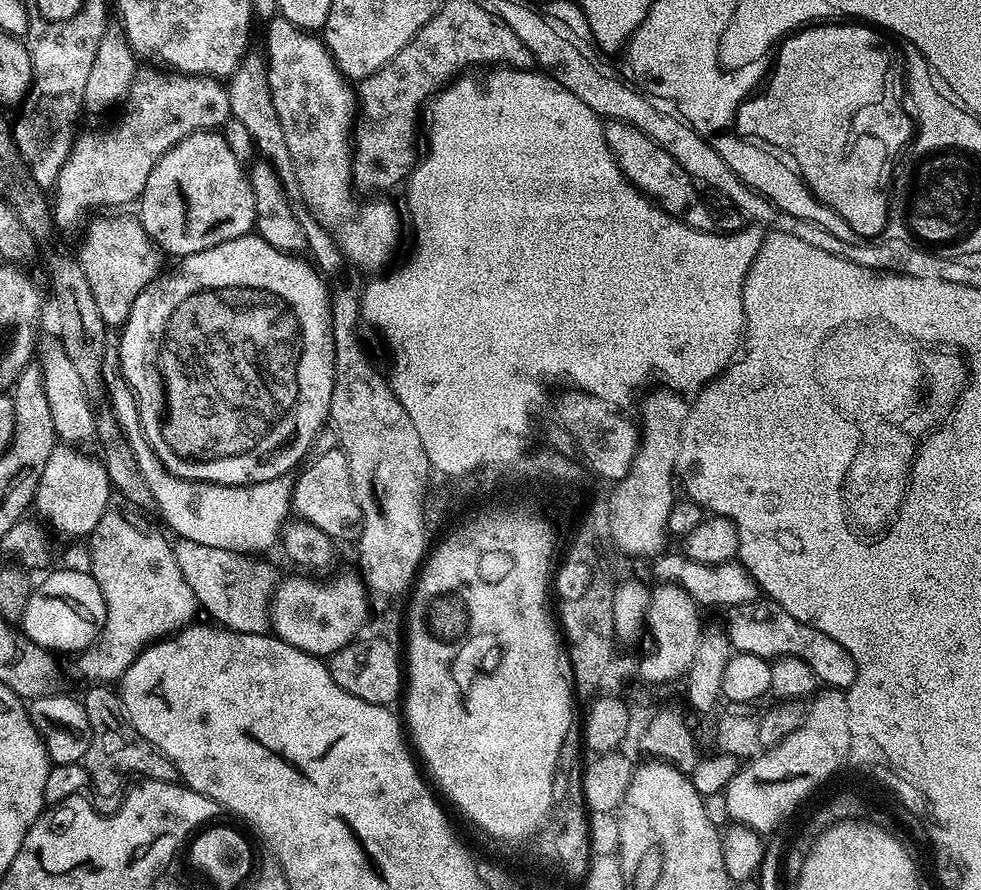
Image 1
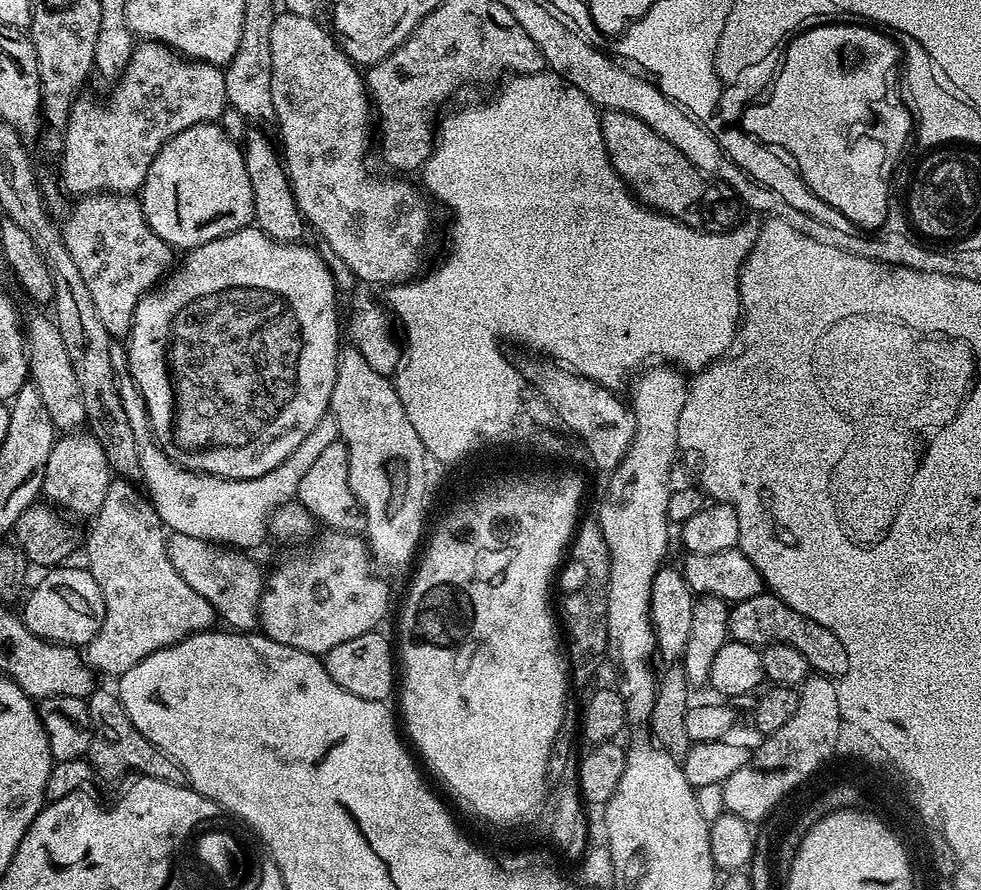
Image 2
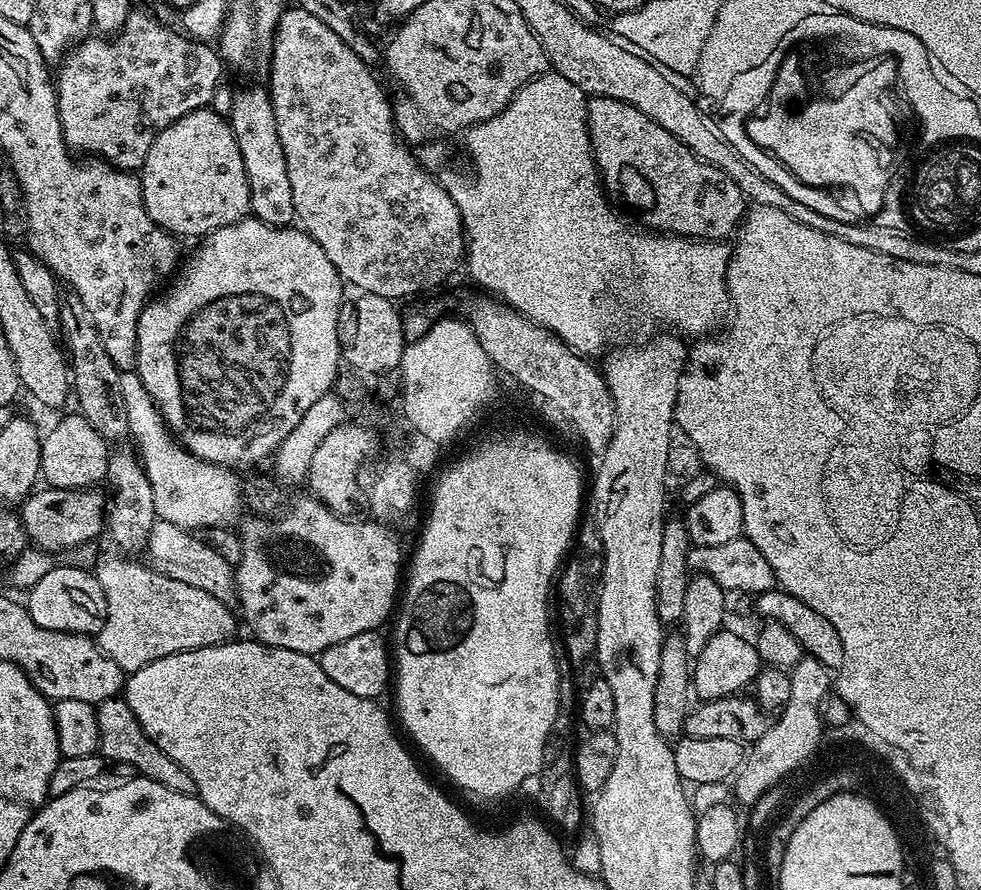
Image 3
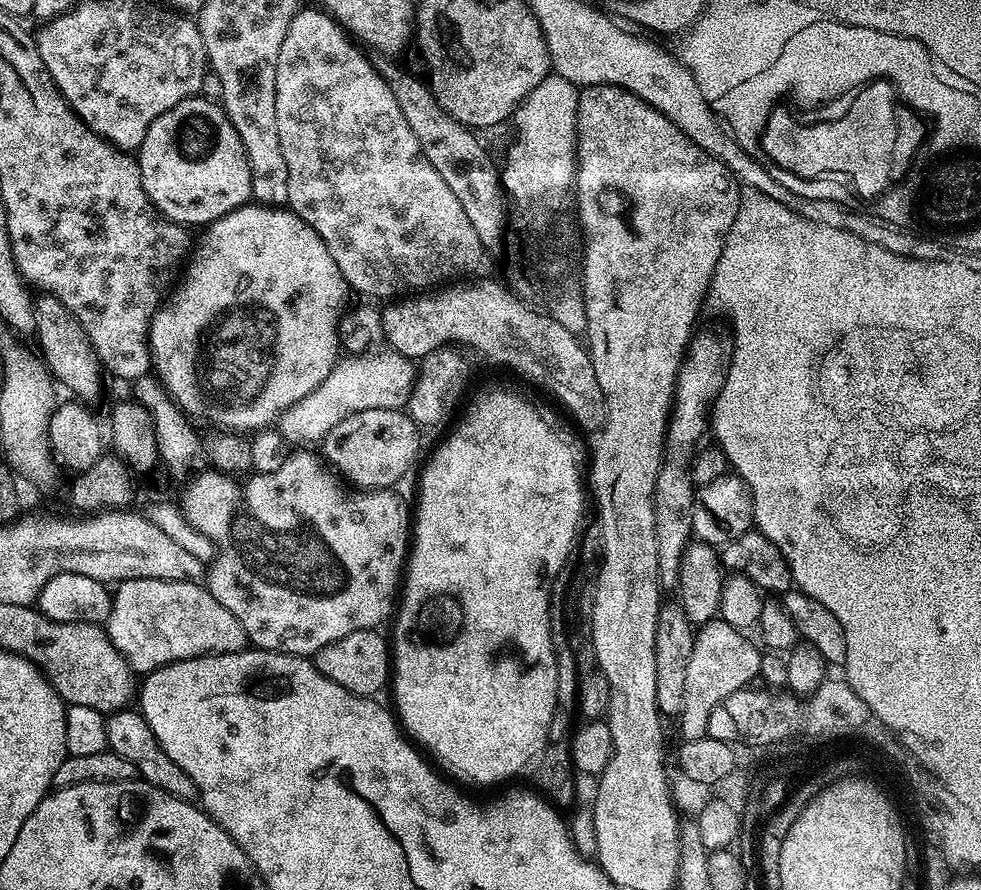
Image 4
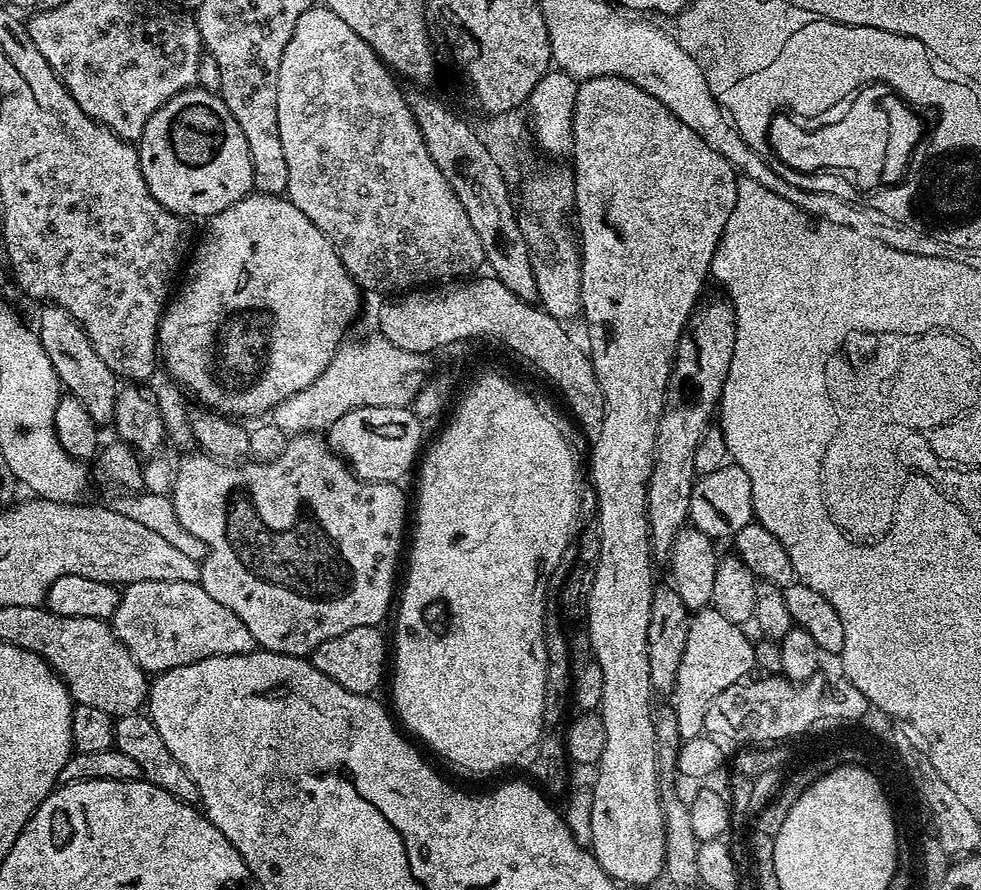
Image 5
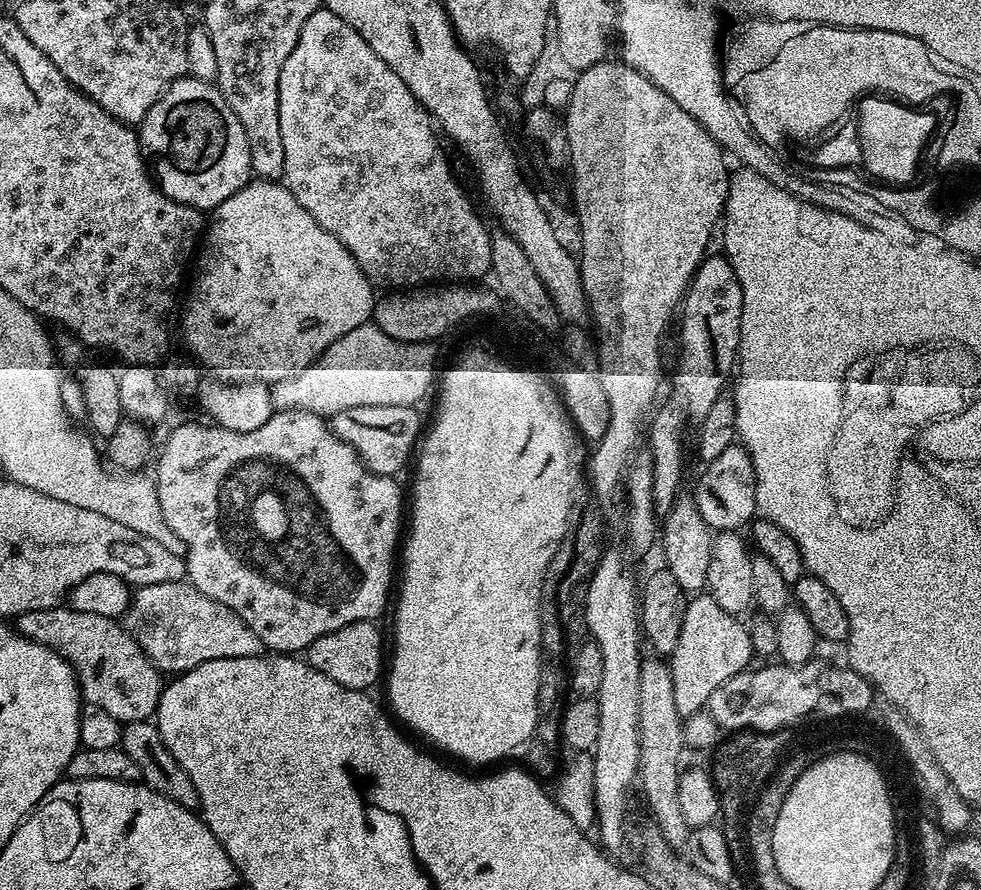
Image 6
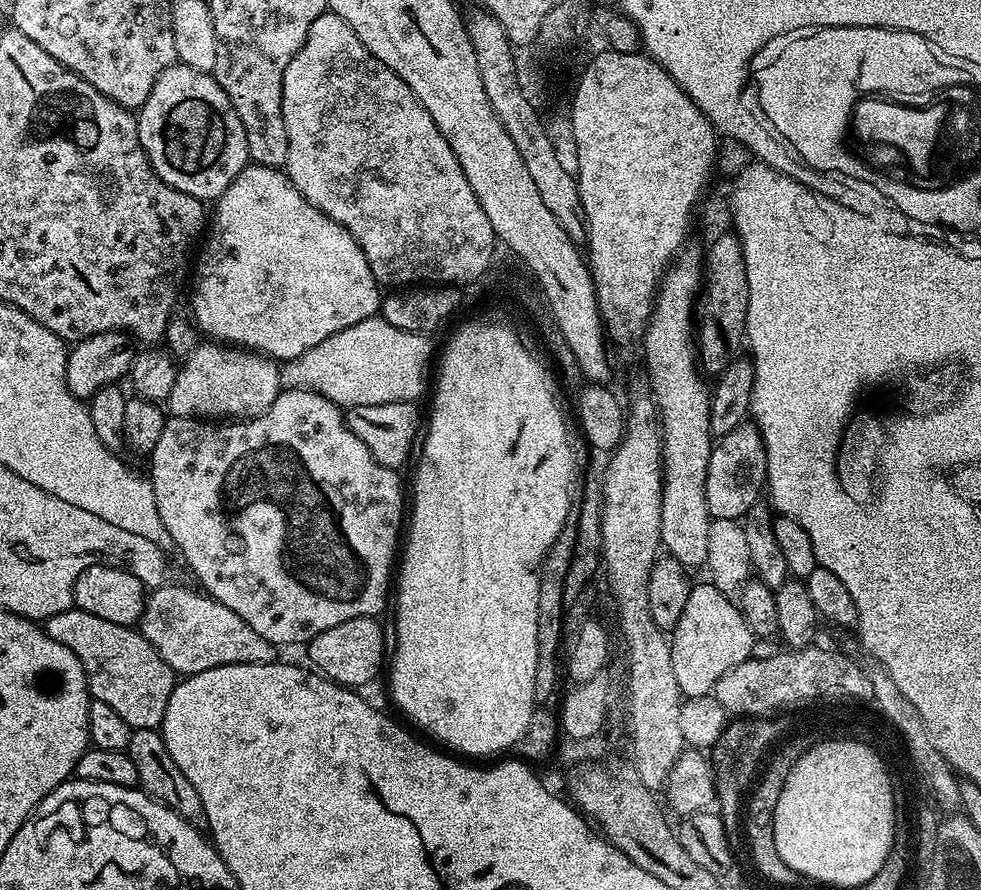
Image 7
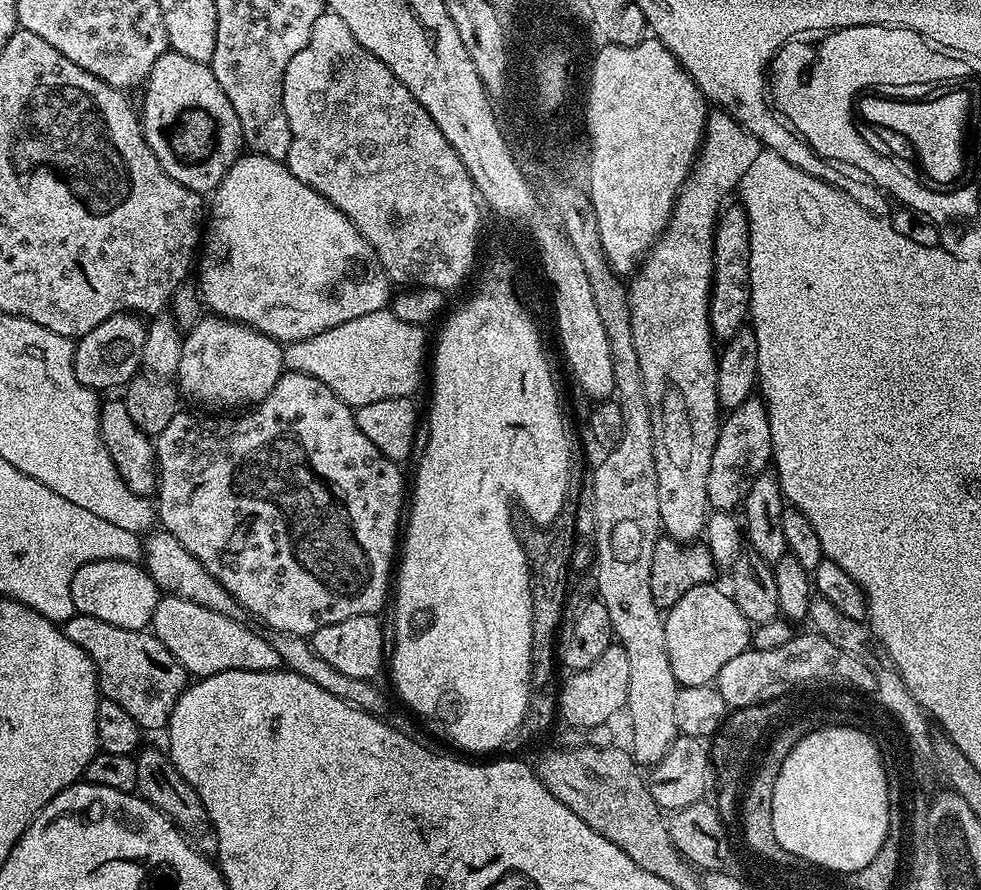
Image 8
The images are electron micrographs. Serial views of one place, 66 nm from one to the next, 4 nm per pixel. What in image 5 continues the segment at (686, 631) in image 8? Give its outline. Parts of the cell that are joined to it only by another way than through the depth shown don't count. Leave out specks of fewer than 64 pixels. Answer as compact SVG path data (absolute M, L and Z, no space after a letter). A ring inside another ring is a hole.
M713 606L701 608L688 622L688 634L686 636L686 651L682 654L682 666L678 668L676 689L670 694L670 707L678 722L678 734L681 741L694 739L705 731L706 710L710 702L718 697L722 690L728 686L743 681L749 675L748 671L756 668L756 649L753 641L748 641L745 629L741 625L730 622Z

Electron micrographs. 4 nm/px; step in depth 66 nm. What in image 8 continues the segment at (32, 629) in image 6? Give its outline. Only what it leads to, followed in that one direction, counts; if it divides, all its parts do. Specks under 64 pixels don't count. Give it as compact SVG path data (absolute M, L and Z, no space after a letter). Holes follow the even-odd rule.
M79 614L69 615L68 621L62 625L62 631L66 634L66 638L70 638L70 642L79 646L92 660L92 664L96 668L98 692L103 699L118 702L118 706L122 706L122 710L126 710L126 714L130 714L130 718L134 718L134 722L138 722L138 726L142 730L167 729L170 714L174 710L178 698L190 683L190 674L180 665L178 658L174 658L174 654L170 654L170 650L166 650L166 646L162 646L158 637L152 635L148 630L142 632L122 630L122 626L110 626L106 622L102 622L102 618L90 618Z

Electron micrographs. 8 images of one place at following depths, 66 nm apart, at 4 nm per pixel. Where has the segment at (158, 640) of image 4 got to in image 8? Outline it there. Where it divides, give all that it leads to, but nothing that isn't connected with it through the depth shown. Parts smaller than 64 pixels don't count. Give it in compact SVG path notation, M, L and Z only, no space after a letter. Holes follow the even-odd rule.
M167 594L161 595L158 606L152 615L150 631L158 637L162 646L178 658L180 665L193 677L213 676L222 674L226 670L254 670L255 672L277 671L280 655L274 650L265 635L259 636L250 628L246 628L244 622L235 620L226 614L218 614L218 610L206 610L206 606L197 606L194 602L186 602L186 598L178 598Z

